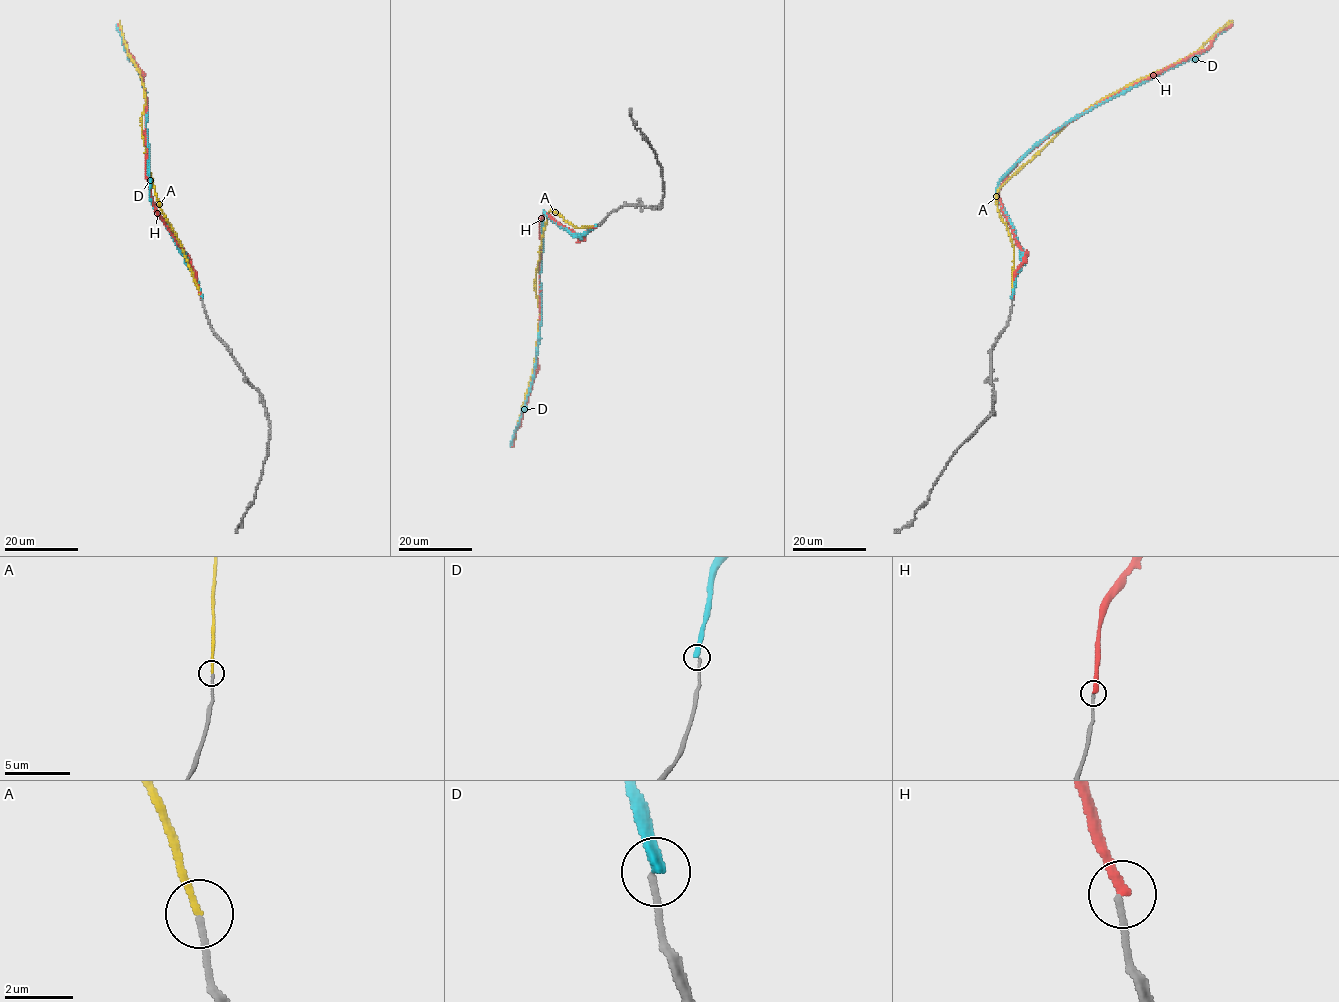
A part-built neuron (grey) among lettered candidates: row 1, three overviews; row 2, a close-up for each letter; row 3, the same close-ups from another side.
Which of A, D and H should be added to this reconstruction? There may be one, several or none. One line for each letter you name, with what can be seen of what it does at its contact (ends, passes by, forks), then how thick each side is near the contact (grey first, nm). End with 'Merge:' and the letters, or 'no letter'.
A: it ends | 220/200 nm
Merge: A

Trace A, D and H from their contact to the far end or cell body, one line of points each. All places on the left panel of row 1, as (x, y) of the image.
A: (201, 297), (182, 245), (160, 208), (148, 170), (141, 127), (145, 101), (142, 79), (127, 54), (119, 21)
D: (202, 297), (194, 271), (151, 201), (147, 99), (140, 74), (124, 47), (116, 23)
H: (202, 297), (188, 255), (159, 215), (152, 200), (146, 174), (146, 90), (142, 74), (126, 46), (118, 24)

